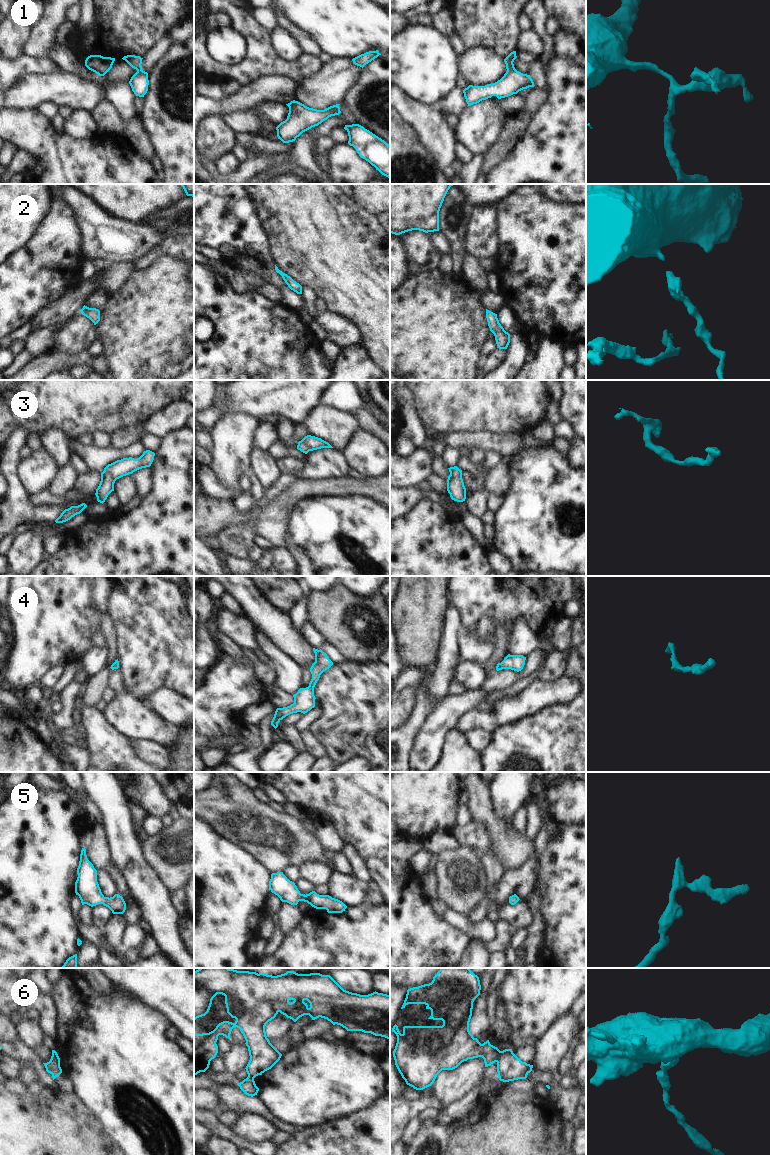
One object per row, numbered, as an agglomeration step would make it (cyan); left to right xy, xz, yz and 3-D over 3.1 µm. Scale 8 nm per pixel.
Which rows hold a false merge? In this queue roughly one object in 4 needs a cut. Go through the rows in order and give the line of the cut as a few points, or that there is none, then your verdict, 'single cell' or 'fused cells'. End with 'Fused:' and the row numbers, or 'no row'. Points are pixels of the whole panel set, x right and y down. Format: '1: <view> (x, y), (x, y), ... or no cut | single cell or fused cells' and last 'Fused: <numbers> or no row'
1: xz (333, 106), (333, 113), (331, 115) | fused cells
2: no cut | single cell
3: no cut | single cell
4: no cut | single cell
5: no cut | single cell
6: yz (501, 1051), (496, 1061) | fused cells
Fused: 1, 6

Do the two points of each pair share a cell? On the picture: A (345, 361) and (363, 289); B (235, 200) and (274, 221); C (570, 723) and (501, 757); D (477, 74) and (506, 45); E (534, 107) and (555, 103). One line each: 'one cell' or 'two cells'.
A: two cells
B: two cells
C: one cell
D: two cells
E: two cells

